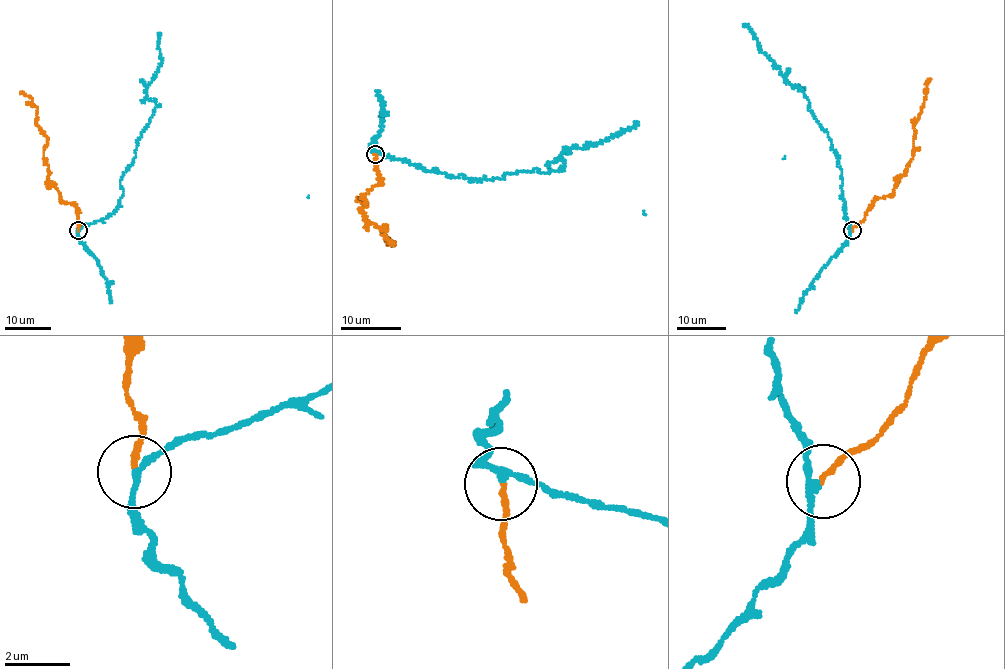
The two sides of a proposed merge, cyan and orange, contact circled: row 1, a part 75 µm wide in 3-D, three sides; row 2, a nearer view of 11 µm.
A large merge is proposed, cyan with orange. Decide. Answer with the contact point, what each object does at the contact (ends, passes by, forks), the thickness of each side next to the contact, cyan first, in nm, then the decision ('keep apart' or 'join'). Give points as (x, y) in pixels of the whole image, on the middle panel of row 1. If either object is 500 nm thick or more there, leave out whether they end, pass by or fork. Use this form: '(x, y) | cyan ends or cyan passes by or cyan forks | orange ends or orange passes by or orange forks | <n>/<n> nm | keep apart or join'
(375, 154) | cyan passes by | orange ends | 180/160 nm | join

